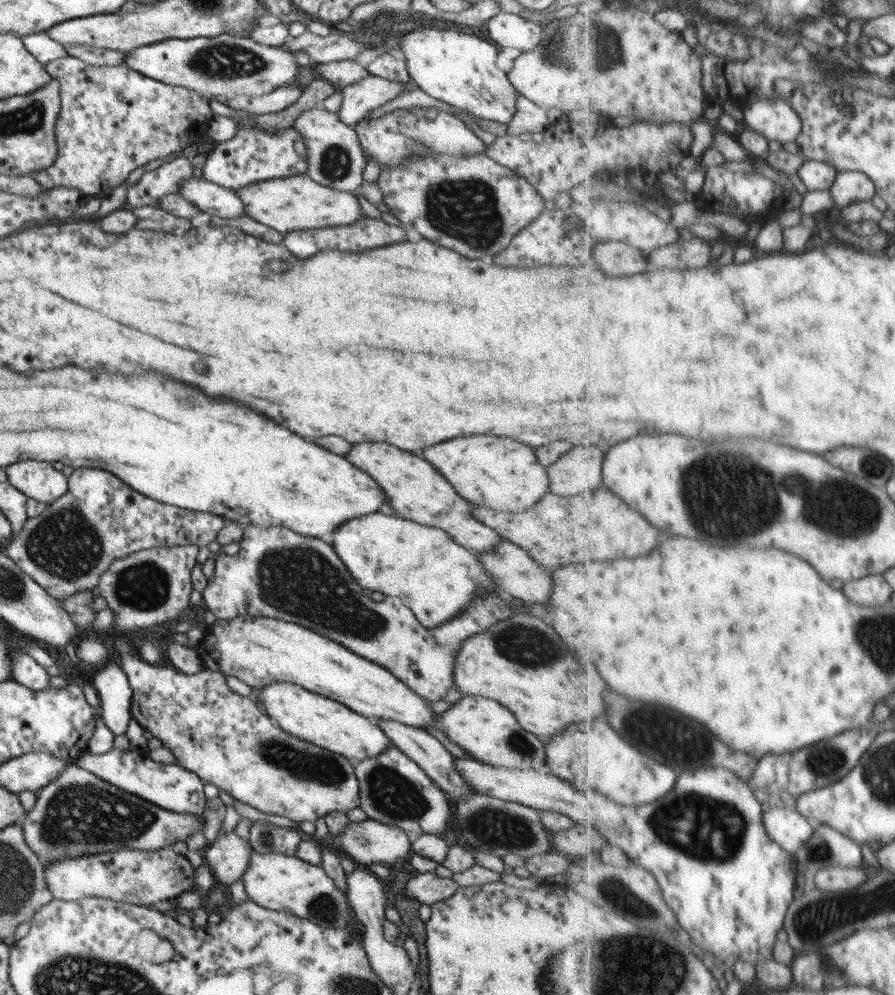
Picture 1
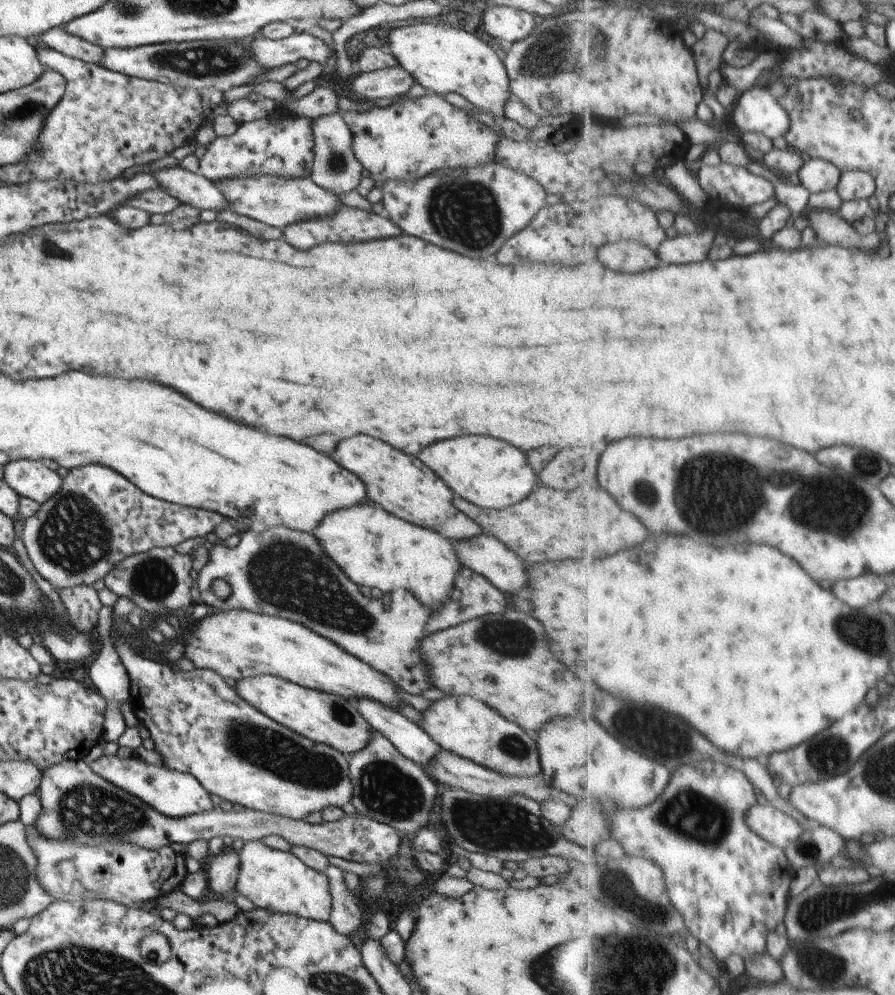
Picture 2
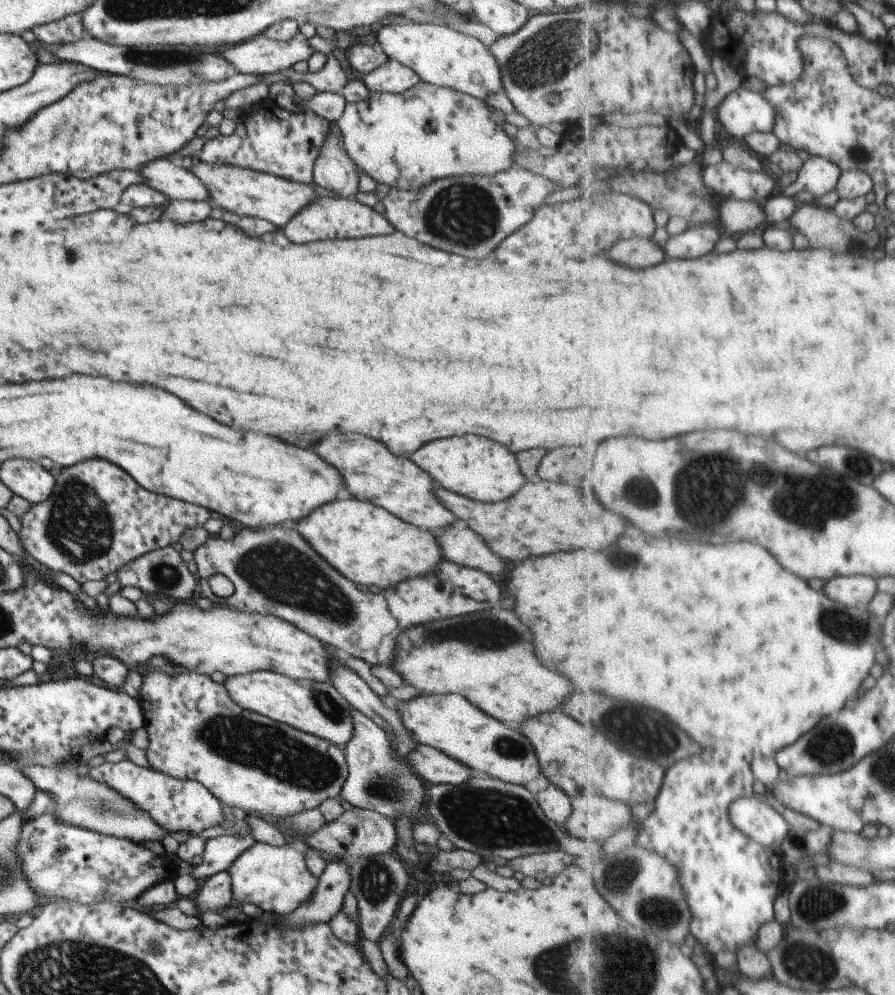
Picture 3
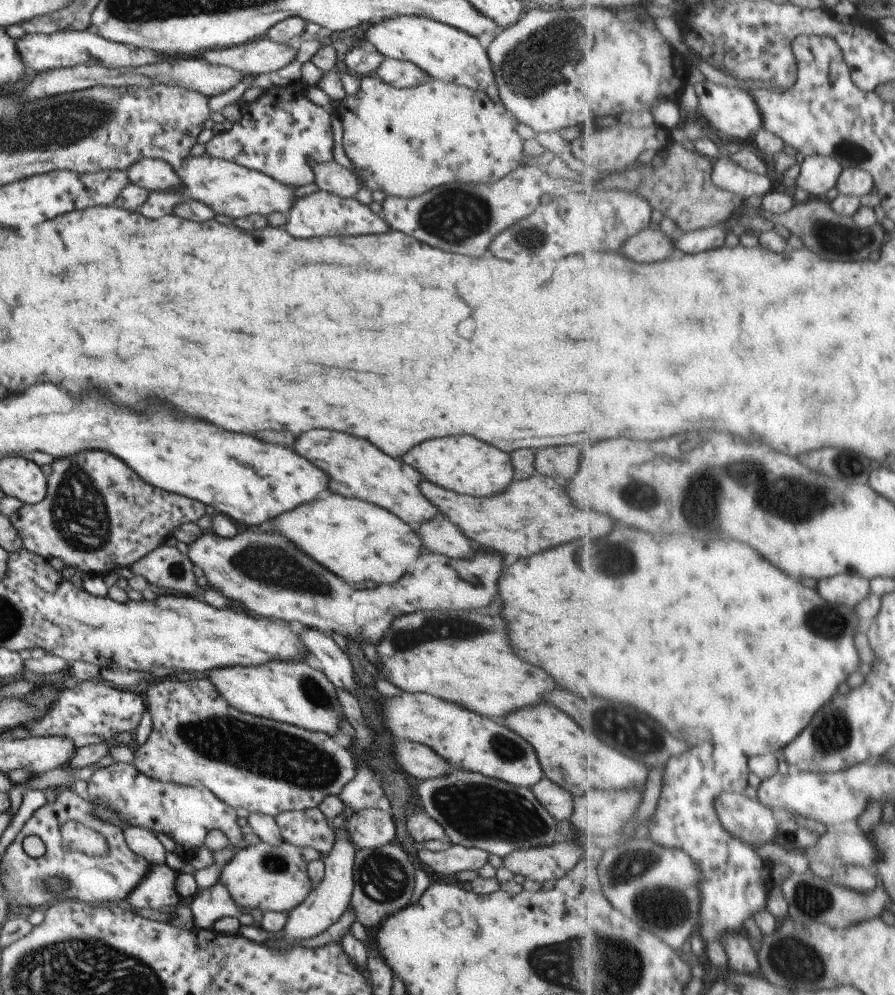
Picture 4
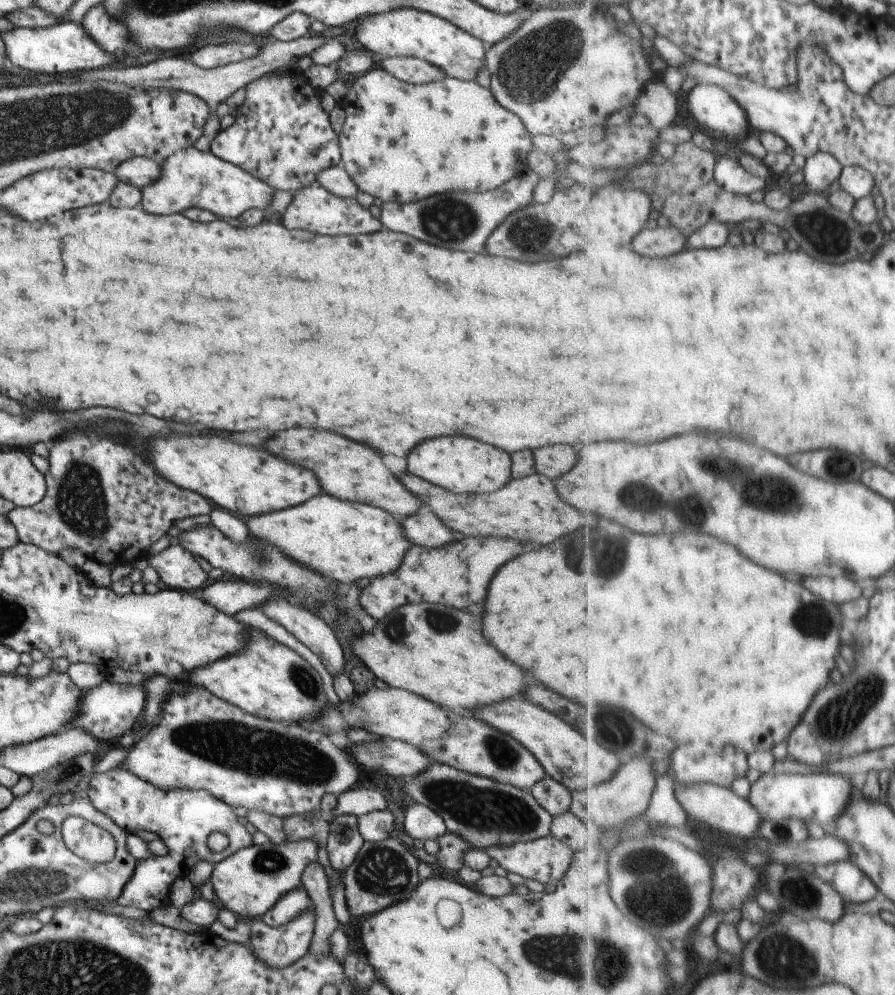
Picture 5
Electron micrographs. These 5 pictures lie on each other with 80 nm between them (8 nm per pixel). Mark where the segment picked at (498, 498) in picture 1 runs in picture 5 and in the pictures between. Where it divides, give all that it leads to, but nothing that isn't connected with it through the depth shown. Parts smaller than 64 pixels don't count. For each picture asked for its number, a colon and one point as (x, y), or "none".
2: (491, 474)
3: (476, 468)
4: (461, 464)
5: (458, 464)

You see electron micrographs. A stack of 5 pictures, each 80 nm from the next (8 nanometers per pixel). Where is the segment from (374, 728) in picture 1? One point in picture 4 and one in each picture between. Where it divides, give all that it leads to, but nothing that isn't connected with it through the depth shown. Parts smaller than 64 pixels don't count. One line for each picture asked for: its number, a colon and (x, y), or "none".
2: (326, 718)
3: (315, 707)
4: (291, 692)

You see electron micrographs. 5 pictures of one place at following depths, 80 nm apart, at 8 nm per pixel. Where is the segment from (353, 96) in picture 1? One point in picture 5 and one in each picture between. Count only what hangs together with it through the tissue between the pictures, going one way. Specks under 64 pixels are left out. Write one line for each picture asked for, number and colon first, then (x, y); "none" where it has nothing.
2: (392, 81)
3: (392, 77)
4: (402, 74)
5: (409, 69)

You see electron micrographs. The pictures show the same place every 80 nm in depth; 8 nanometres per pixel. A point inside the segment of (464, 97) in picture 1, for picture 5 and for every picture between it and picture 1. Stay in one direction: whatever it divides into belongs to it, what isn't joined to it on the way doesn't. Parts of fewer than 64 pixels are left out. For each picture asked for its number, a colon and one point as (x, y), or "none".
2: (441, 58)
3: (440, 56)
4: (444, 53)
5: (403, 31)

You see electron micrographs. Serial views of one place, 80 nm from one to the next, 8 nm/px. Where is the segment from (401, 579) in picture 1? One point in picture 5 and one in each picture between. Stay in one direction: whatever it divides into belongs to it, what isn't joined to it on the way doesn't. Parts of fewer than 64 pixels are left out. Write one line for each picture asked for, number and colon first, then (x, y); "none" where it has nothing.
2: (375, 549)
3: (364, 543)
4: (359, 541)
5: (341, 541)

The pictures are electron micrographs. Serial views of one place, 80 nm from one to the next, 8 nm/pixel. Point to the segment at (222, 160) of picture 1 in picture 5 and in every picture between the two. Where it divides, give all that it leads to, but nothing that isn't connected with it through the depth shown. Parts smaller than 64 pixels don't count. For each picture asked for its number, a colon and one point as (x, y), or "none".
2: (281, 144)
3: (267, 138)
4: (282, 134)
5: (280, 134)

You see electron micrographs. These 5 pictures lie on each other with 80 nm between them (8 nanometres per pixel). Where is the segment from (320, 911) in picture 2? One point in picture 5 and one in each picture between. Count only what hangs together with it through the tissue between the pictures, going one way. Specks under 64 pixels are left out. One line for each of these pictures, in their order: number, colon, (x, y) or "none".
3: (275, 879)
4: (264, 878)
5: (248, 882)

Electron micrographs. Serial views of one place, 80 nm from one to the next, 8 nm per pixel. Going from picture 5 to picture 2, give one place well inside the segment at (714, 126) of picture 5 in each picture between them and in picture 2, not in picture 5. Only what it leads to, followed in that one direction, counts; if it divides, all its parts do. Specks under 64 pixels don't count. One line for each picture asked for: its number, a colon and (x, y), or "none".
2: (756, 110)
3: (741, 112)
4: (733, 111)

